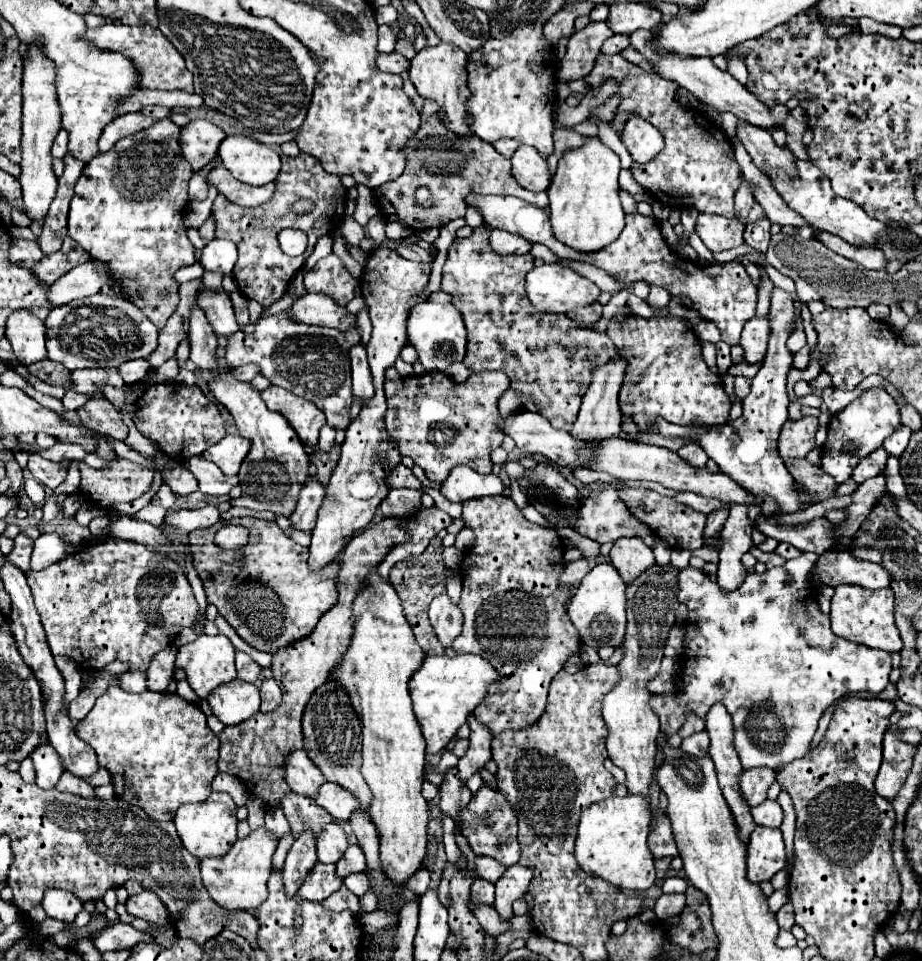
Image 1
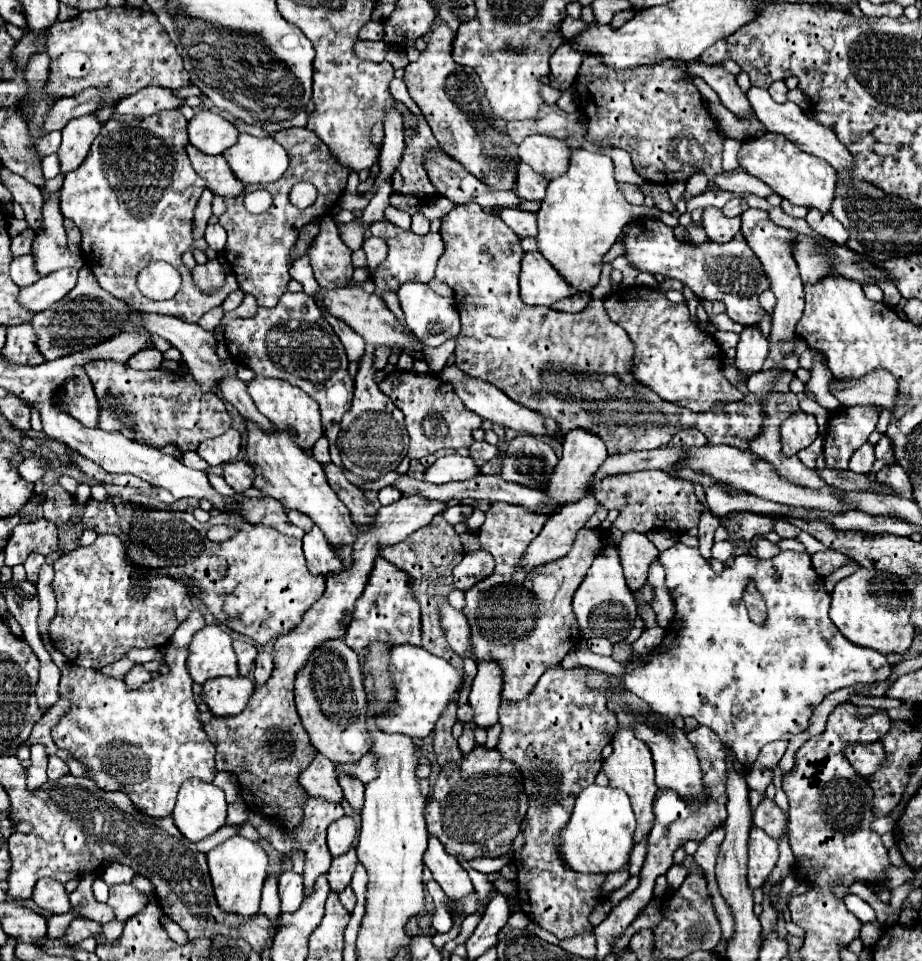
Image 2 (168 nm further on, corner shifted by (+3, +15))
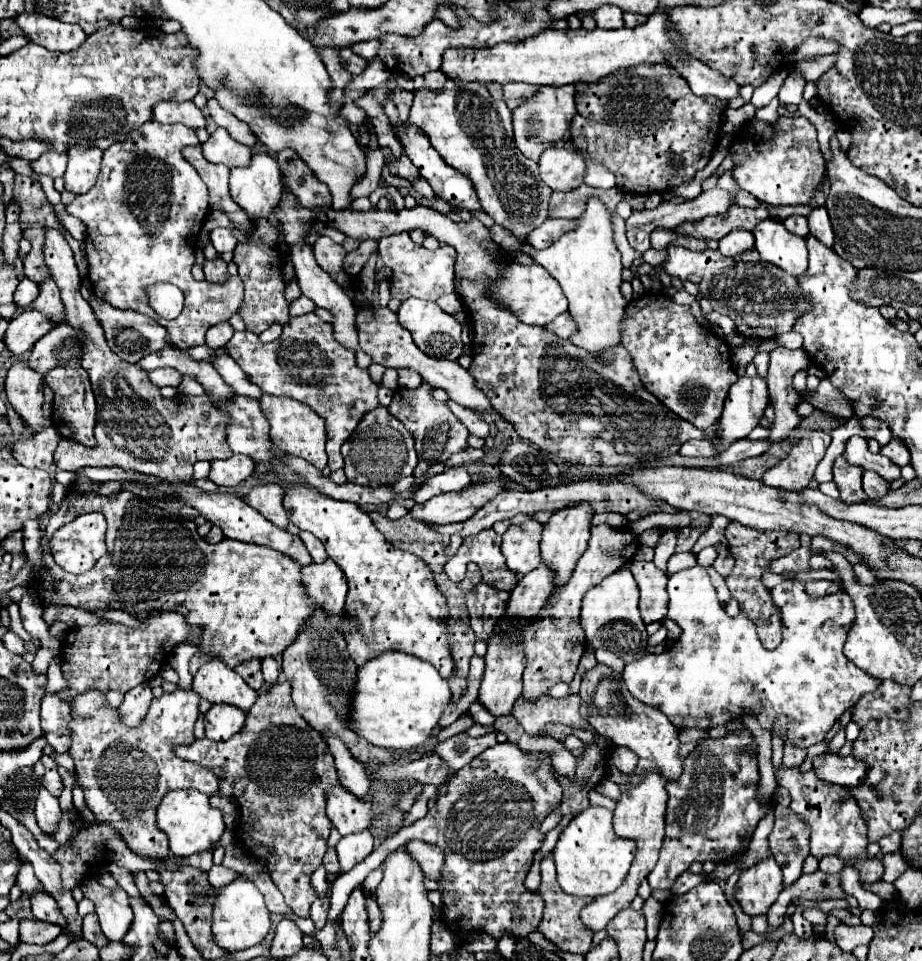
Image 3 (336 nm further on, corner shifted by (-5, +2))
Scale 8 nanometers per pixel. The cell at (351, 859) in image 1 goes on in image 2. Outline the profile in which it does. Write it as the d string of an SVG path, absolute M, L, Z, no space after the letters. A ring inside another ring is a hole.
M354 846L346 854L336 856L332 860L332 866L328 870L328 882L330 882L330 888L334 892L340 892L350 884L350 878L352 878L356 862L358 862L358 856L356 856L356 848Z

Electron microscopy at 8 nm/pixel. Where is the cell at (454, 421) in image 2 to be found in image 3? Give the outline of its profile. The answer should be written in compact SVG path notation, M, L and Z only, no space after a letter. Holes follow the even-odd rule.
M426 381L418 389L406 389L406 387L396 389L388 411L400 423L404 423L404 427L414 437L414 449L418 453L418 465L414 469L414 477L422 477L430 465L446 461L450 455L466 449L468 445L466 443L468 429L458 421L458 417L448 409L446 403L440 403L432 397L432 385L428 385Z

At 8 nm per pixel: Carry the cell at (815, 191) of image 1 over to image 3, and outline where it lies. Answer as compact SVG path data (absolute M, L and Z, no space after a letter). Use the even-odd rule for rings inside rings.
M784 117L776 123L748 119L730 145L734 159L732 177L738 187L770 205L806 205L812 193L826 177L826 163L822 159L816 129L806 117Z

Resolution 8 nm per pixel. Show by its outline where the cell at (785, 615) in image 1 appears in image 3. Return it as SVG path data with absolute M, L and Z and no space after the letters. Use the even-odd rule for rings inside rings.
M700 565L672 575L668 595L668 619L682 627L680 639L662 655L644 655L640 661L628 663L622 677L636 699L660 709L678 729L712 729L746 711L756 715L762 729L780 733L784 741L810 747L824 741L832 725L860 695L880 685L842 653L856 617L854 603L844 591L814 599L804 593L802 581L776 585L772 599L782 611L784 637L774 651L764 651L754 623L744 613L734 619L726 615Z

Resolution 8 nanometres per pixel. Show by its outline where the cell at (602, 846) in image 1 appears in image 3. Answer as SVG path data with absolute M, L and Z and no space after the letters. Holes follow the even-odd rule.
M588 807L562 829L552 851L552 859L558 871L558 883L566 893L576 897L608 895L624 881L634 851L634 841L616 837L612 829L612 811L604 807Z

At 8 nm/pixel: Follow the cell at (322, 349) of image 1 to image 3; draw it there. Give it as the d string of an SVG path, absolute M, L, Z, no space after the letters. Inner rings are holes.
M308 313L292 317L282 335L272 343L262 343L254 333L242 331L224 345L226 353L242 367L250 383L258 385L266 395L292 397L312 411L316 411L326 423L326 453L330 471L342 469L344 459L340 453L342 443L352 435L362 417L376 409L378 385L370 379L368 371L356 365L352 349L340 345L332 335L332 325L324 323L318 315Z

